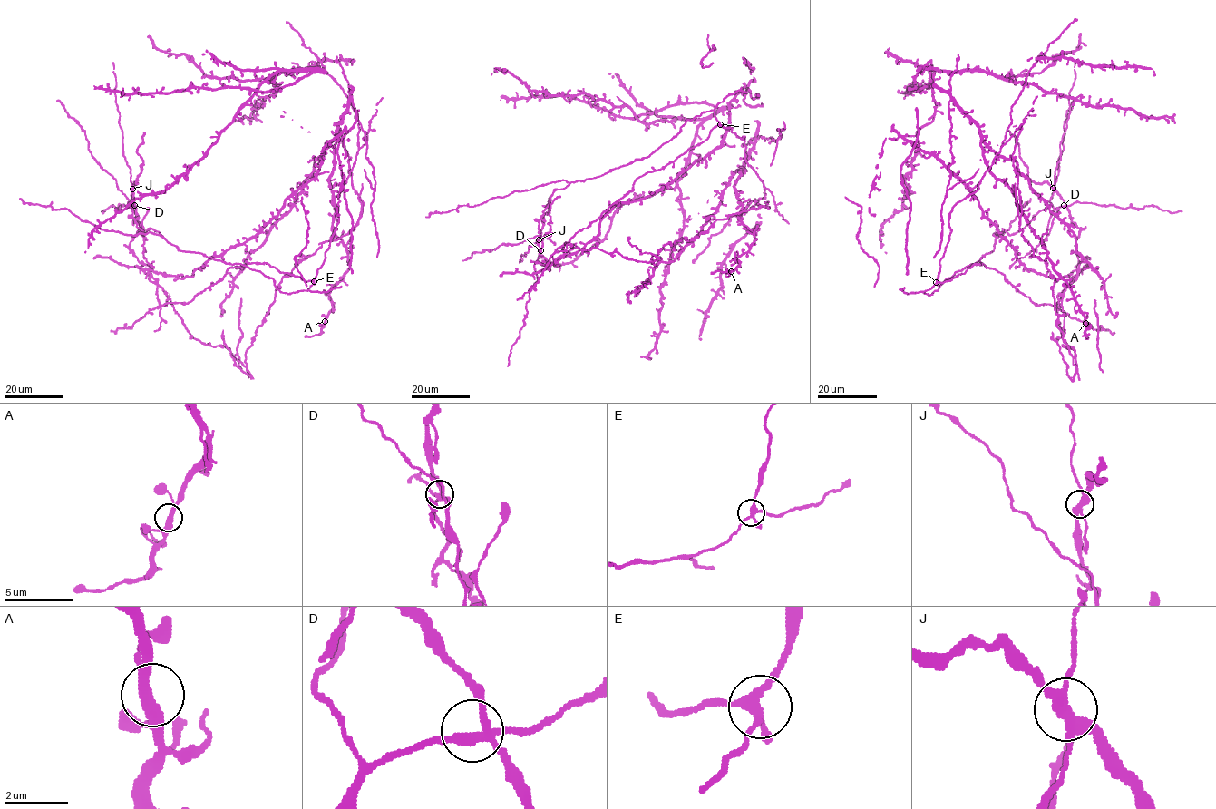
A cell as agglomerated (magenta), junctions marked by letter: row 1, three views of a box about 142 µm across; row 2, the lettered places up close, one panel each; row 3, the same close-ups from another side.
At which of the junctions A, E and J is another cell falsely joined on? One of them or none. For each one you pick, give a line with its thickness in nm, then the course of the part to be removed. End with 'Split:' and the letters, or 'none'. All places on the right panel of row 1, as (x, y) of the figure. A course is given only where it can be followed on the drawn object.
J: Thickness 340 nm. Course of the part to remove: (1053, 189), (1080, 229), (1076, 276), (1061, 301), (1076, 368), (1056, 326), (1055, 279), (1019, 227), (1020, 124)
Split: J

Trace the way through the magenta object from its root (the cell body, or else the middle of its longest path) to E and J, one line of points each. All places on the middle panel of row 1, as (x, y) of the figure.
E: (628, 258), (595, 247), (576, 247), (564, 254), (563, 248), (632, 191), (637, 178), (673, 162), (720, 124)
J: (628, 258), (616, 251), (576, 247), (555, 264), (536, 262), (547, 266), (539, 254), (538, 239)

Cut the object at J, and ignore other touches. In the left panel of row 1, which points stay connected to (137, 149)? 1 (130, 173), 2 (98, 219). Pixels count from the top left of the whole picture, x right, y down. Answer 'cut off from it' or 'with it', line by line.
1: cut off from it
2: cut off from it

